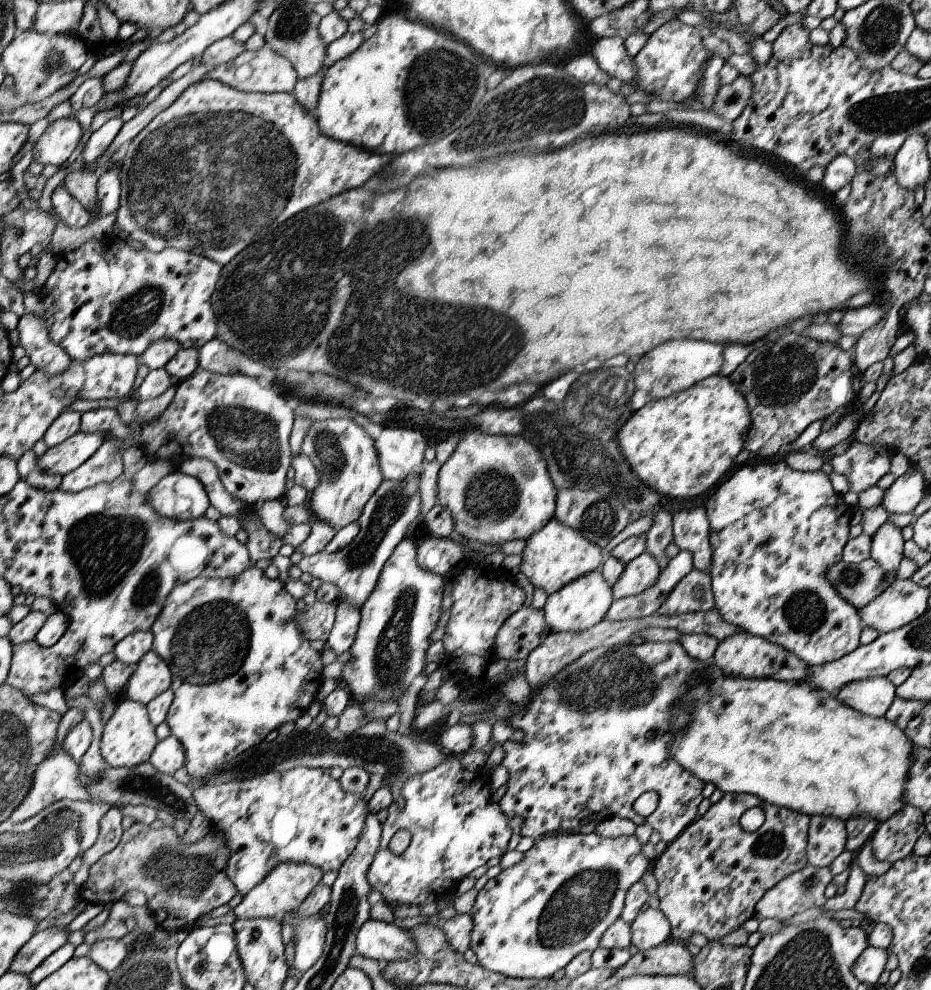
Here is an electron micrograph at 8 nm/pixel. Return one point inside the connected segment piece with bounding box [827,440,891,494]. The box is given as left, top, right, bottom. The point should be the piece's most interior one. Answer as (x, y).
(863, 467)

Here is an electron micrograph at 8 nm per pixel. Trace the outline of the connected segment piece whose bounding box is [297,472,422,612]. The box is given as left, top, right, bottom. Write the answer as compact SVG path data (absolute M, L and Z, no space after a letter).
M422 472L418 475L411 475L402 483L383 480L383 484L375 491L375 495L371 497L371 500L368 500L357 521L359 532L356 538L354 538L354 541L350 542L347 548L336 553L321 551L314 555L304 556L302 560L298 562L298 568L302 573L308 572L313 578L320 579L322 583L333 583L340 587L340 600L342 602L351 602L351 604L354 605L356 609L360 609L361 612L366 600L368 600L373 589L376 587L382 568L394 553L396 546L399 546L402 540L406 538L405 535L409 524L418 517L421 508L421 497L418 488L421 474Z

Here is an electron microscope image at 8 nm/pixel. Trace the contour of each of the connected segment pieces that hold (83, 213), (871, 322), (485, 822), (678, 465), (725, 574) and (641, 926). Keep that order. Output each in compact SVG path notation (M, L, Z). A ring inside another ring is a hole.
M62 184L54 190L50 200L54 205L57 218L69 228L80 229L89 224L91 215L88 210L85 210L84 206L70 195Z
M876 303L853 310L846 308L844 311L846 314L844 314L842 322L837 326L842 335L845 336L859 337L867 329L873 328L877 323L880 323L885 316L885 310Z
M448 756L430 772L414 771L400 790L404 806L400 808L396 801L389 805L388 818L381 831L379 850L368 868L366 877L368 885L380 892L384 903L390 909L395 906L423 907L432 902L437 903L472 871L486 865L492 858L504 856L508 851L513 833L508 826L509 818L504 815L499 803L491 800L489 768L485 765L471 772L462 768L460 761L461 756ZM401 829L410 832L412 841L400 856L395 856L388 846L394 834Z
M710 376L664 399L652 399L615 435L623 458L644 486L671 498L693 499L718 484L744 449L752 425L748 404L728 377Z
M785 462L747 465L733 473L726 482L720 484L719 490L706 504L705 510L709 521L709 542L712 550L708 572L715 598L715 610L719 613L722 621L728 622L728 624L746 633L763 637L765 640L786 648L792 655L800 658L808 666L825 666L827 663L835 662L851 654L861 646L860 638L863 628L860 612L852 604L843 600L827 580L827 569L843 561L843 549L849 542L849 522L855 511L854 508L844 502L842 494L837 494L834 491L829 476L821 470L815 472L796 471Z
M642 910L631 923L631 944L640 951L648 951L672 937L670 922L659 910Z

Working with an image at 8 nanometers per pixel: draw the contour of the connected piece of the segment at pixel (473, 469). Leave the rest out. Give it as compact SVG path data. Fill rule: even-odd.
M480 429L466 431L452 456L440 468L437 504L446 508L455 521L455 531L468 542L502 545L528 539L555 516L558 490L553 484L541 451L521 435L490 435Z

